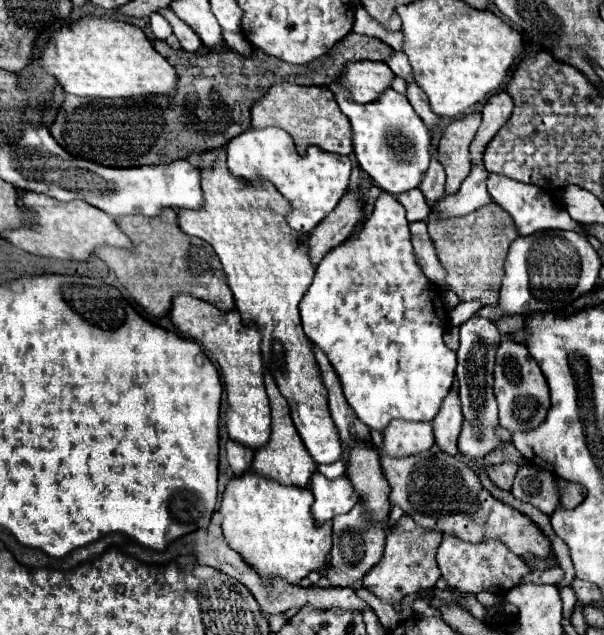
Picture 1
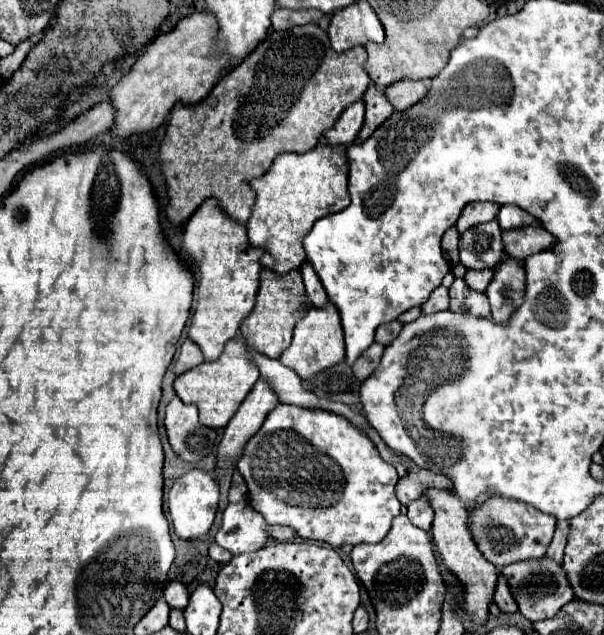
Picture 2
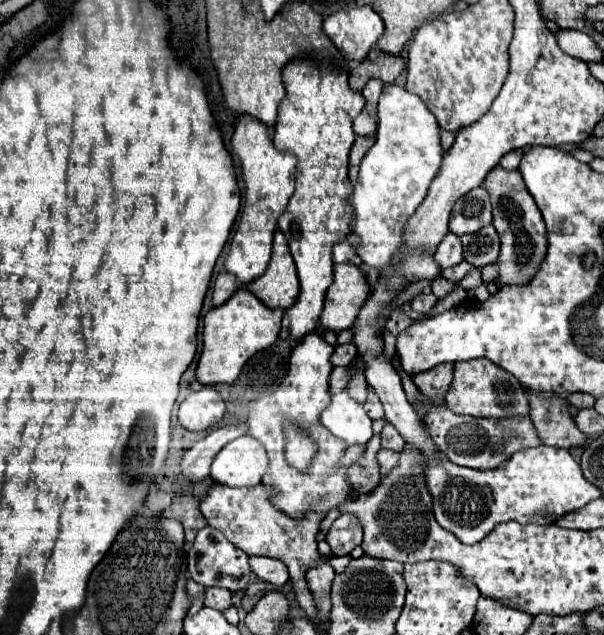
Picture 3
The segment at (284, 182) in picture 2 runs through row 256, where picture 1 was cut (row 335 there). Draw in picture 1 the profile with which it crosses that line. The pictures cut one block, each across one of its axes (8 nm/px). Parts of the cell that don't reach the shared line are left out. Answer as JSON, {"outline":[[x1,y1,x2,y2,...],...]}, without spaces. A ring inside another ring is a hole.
{"outline":[[204,150,204,154,192,154,184,160,200,170,204,204,200,210,180,208,178,226,182,232,206,240,222,260,236,308,246,324,258,324,264,364,288,400,294,426,314,462,332,464,340,460,340,436,330,418,326,388,298,314,298,304,314,278,314,266,308,258,308,238,286,224,290,206,276,194,276,188,268,180,252,184,230,174,226,150]]}

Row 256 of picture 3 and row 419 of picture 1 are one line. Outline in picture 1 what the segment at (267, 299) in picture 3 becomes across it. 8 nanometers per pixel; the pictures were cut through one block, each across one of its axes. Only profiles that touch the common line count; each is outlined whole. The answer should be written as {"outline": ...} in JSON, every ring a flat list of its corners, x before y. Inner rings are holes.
{"outline":[[268,370,264,372,264,382,266,382,268,398,270,398,270,408,272,408,272,432,270,432,268,446,262,446,260,450,256,450,252,468,254,468,254,472,258,472,258,474,262,474,266,478,278,480,280,484,292,484,292,486,304,488,310,482,312,474,316,472,316,462,312,462,312,456,308,454,306,446,300,442,300,436,296,434,294,422,292,422,292,418,288,414,288,402,278,392,278,386,272,380,272,374]]}

